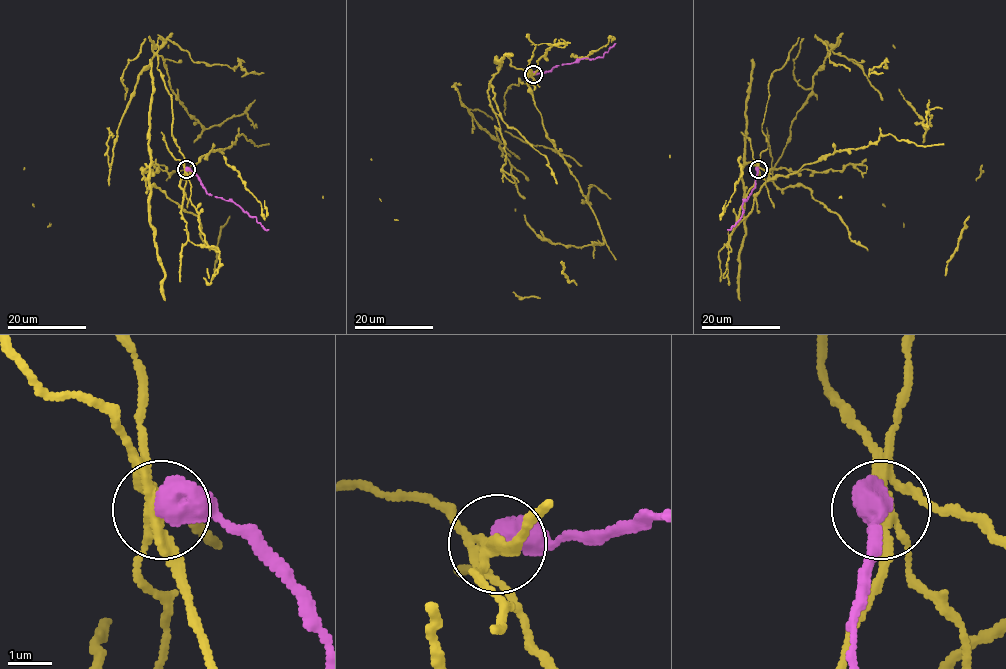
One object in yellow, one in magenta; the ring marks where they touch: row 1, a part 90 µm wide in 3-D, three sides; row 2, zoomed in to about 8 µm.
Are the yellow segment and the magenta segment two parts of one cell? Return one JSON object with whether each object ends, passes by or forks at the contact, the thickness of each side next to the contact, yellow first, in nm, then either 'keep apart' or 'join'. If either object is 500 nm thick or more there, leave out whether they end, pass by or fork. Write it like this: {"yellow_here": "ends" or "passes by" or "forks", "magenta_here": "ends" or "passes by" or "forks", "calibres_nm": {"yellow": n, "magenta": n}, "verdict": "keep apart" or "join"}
{"calibres_nm": {"yellow": 220, "magenta": 650}, "verdict": "keep apart"}

